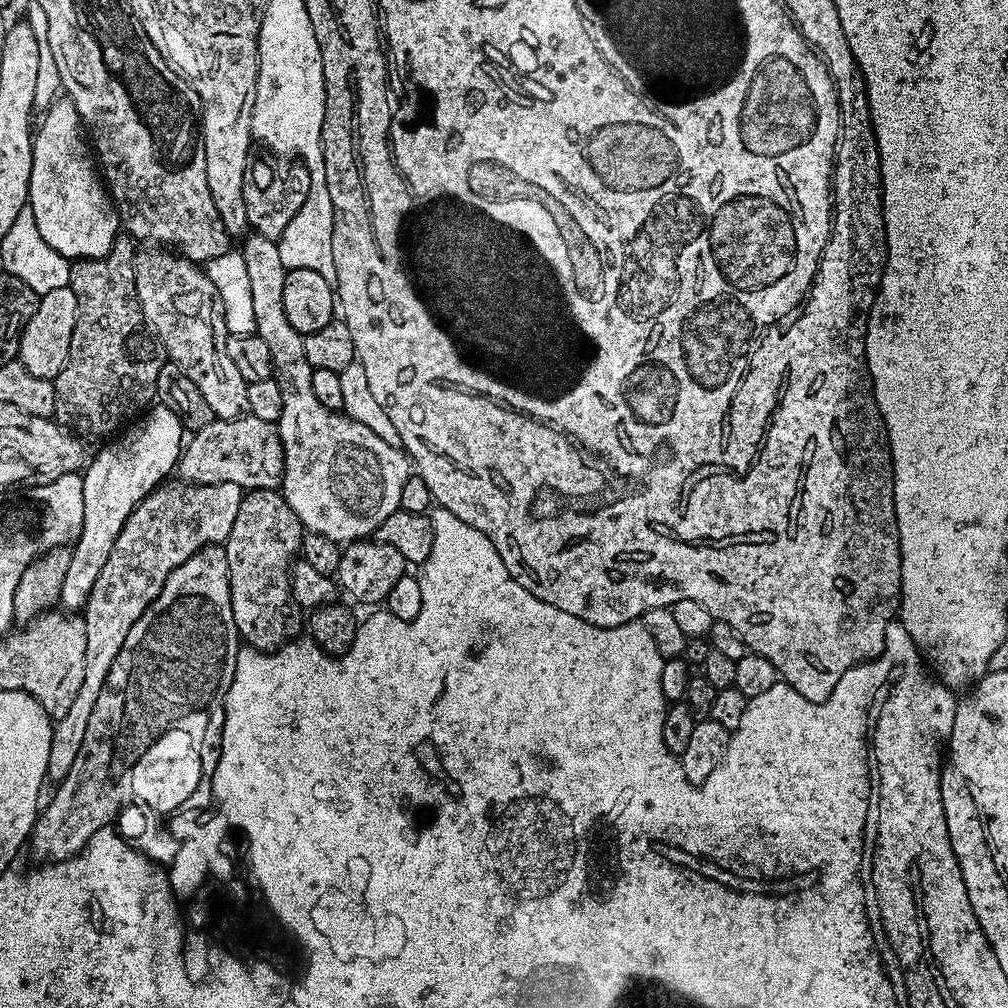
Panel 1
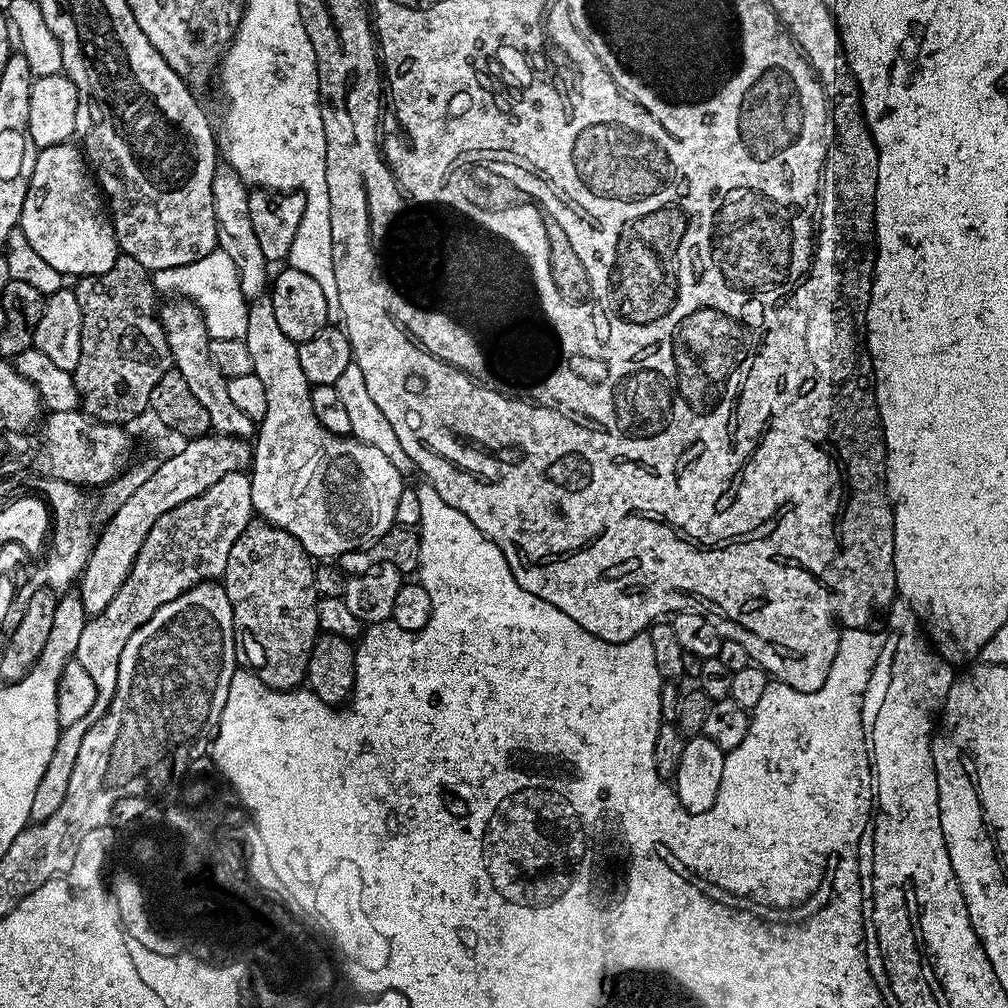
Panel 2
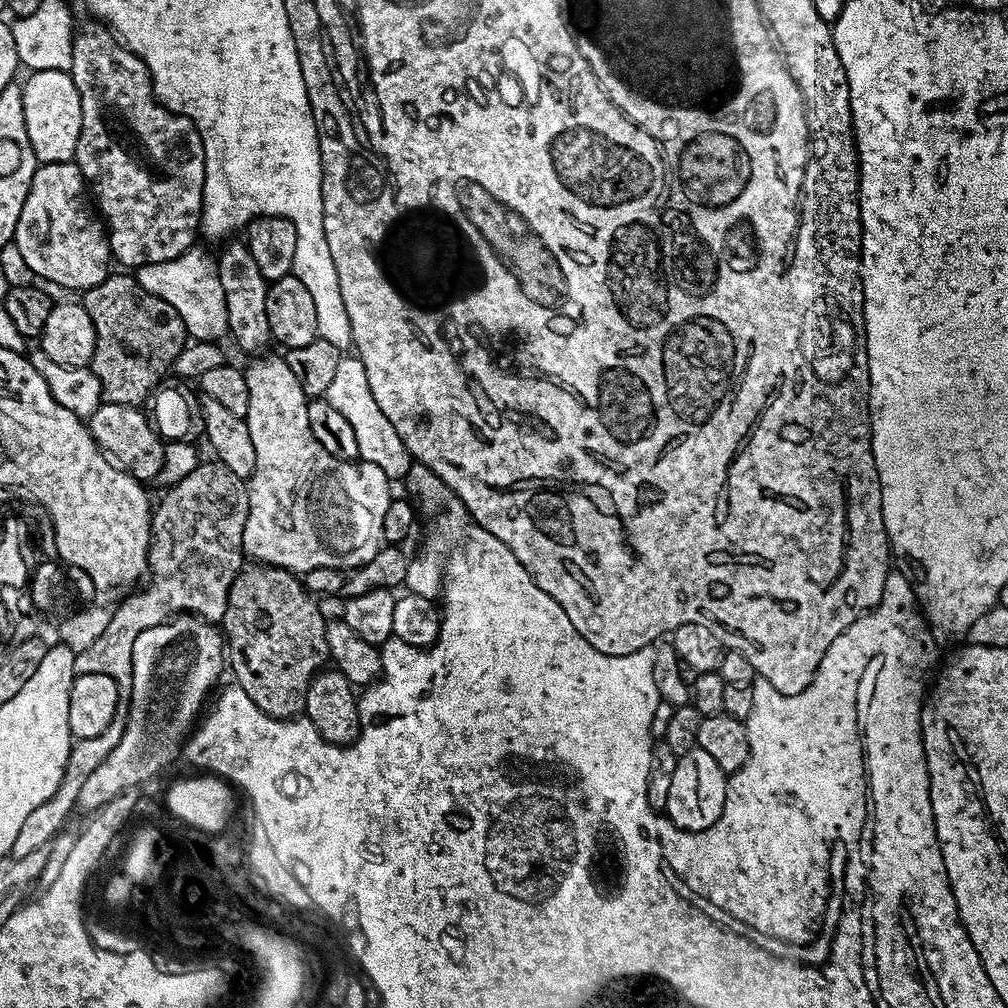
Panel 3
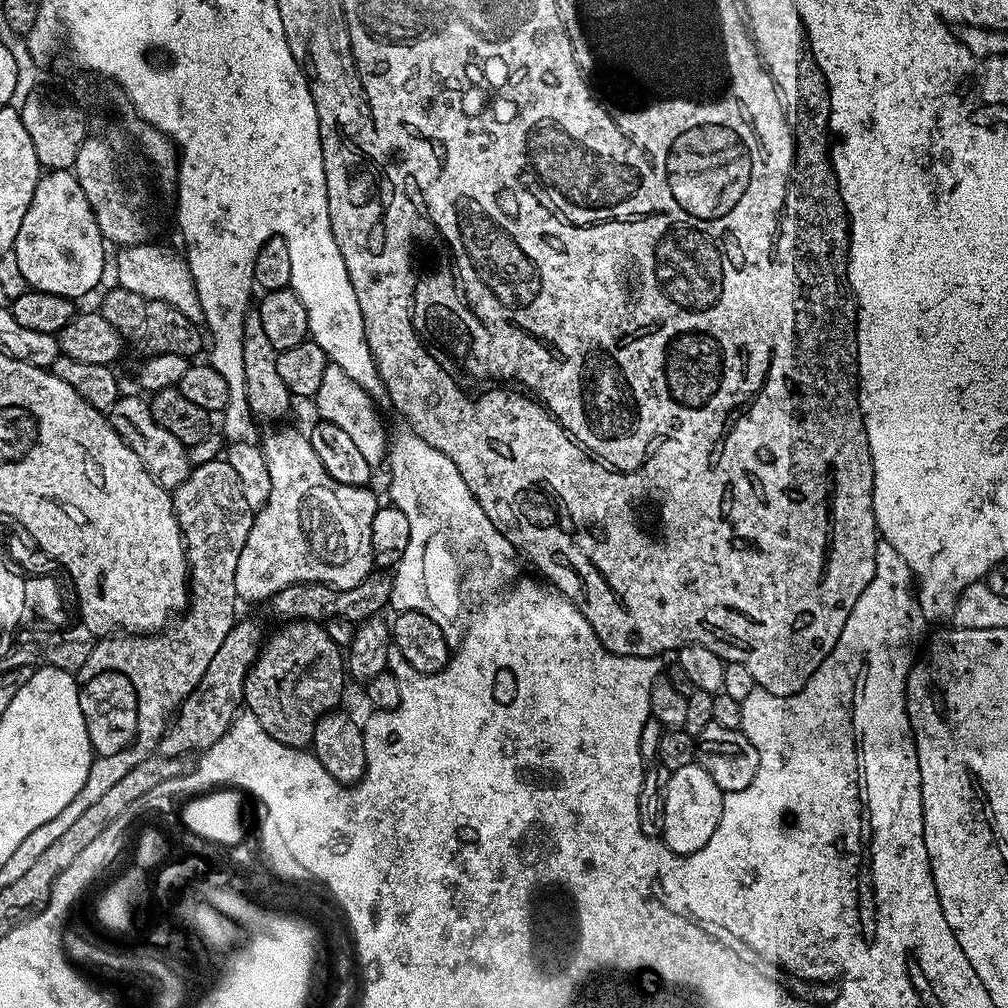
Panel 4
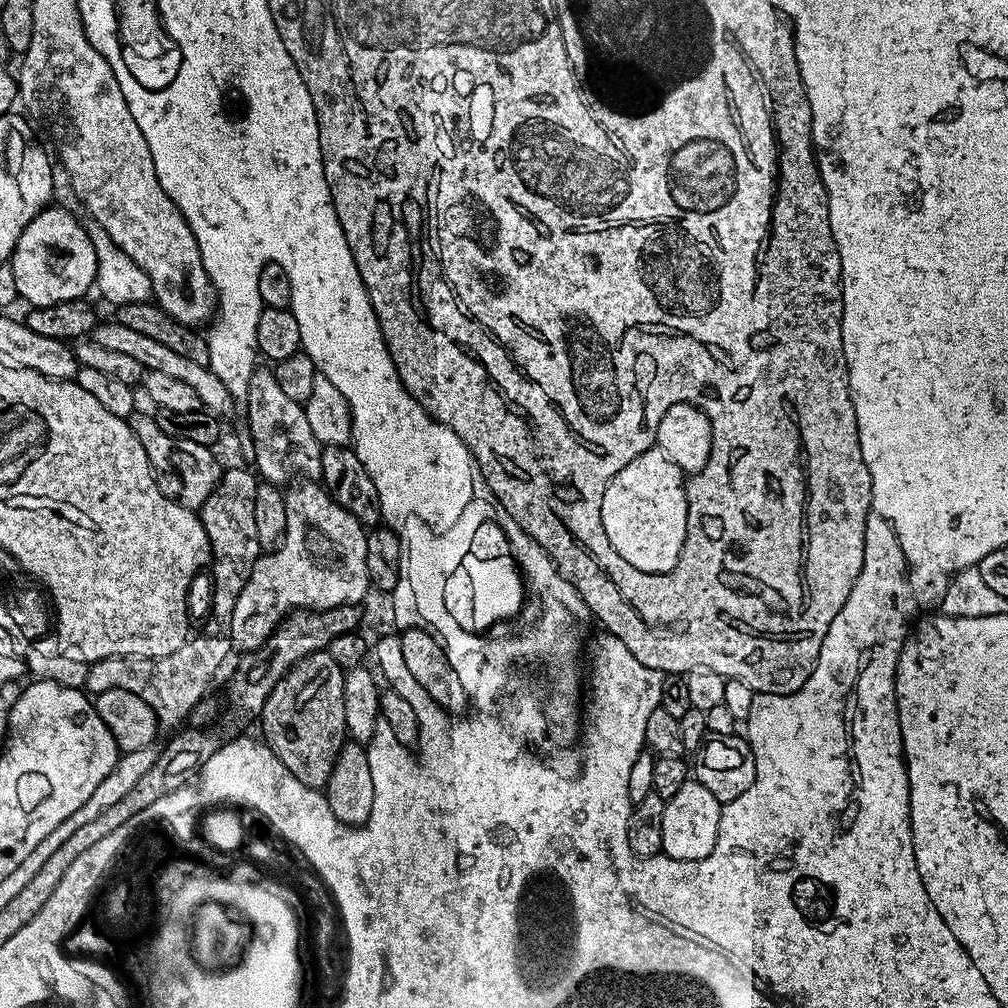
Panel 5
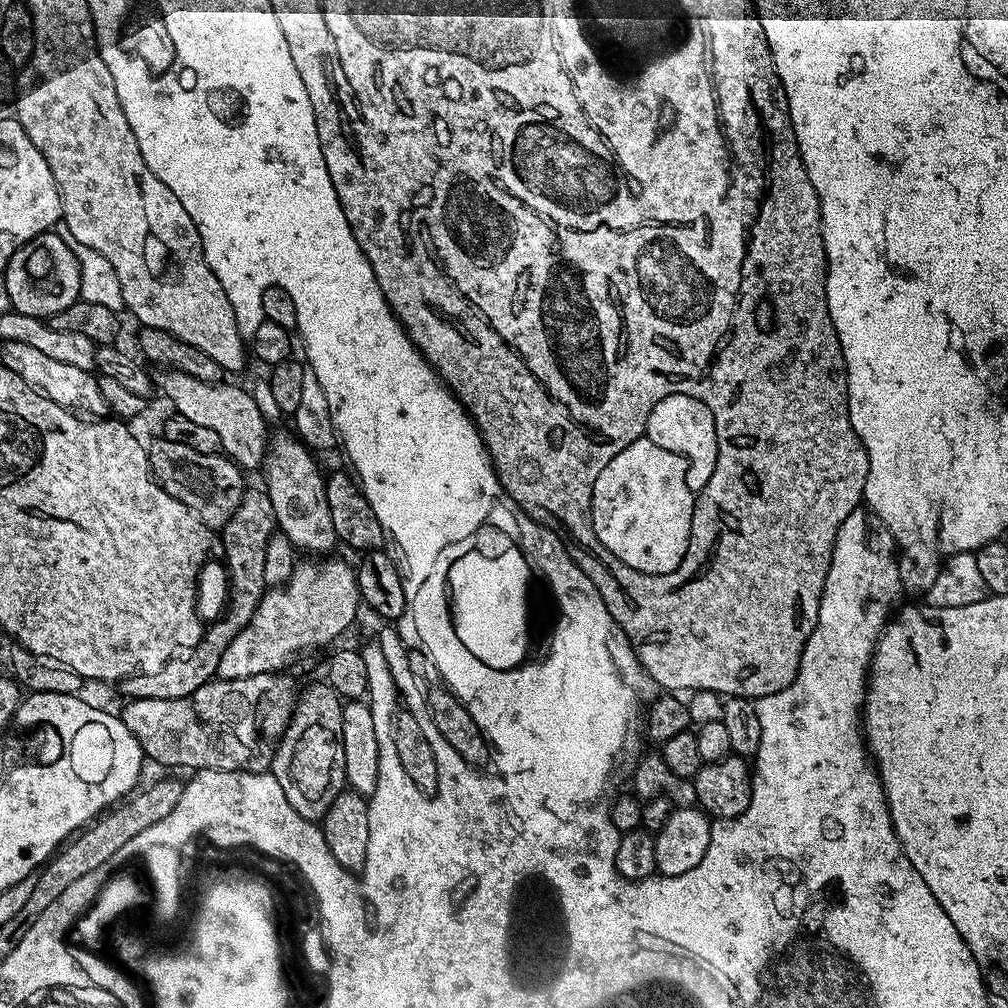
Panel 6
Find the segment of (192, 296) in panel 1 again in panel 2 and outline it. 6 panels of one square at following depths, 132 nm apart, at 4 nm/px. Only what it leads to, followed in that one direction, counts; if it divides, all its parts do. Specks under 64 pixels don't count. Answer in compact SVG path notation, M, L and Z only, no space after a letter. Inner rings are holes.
M187 302L164 303L159 305L158 315L160 325L164 327L166 342L170 346L175 371L180 372L182 378L186 378L194 398L198 398L198 402L202 402L202 406L206 406L206 414L210 414L212 423L211 431L222 436L251 437L254 432L254 421L246 418L246 414L242 414L242 410L238 410L238 406L234 406L234 402L230 402L229 380L216 369L210 358L206 322L195 307Z

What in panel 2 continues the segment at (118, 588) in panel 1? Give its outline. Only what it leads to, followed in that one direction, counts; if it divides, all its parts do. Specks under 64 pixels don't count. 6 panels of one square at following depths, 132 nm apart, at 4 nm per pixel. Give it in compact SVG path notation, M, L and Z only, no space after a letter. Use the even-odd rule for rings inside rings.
M243 471L218 478L210 490L198 498L190 498L190 502L182 502L182 506L174 506L174 510L162 514L162 518L150 526L150 534L146 534L146 542L142 542L142 550L138 550L138 558L134 558L134 566L126 582L122 582L122 590L114 594L110 606L106 606L102 614L91 617L85 623L82 638L78 638L78 650L74 658L94 681L94 706L86 718L61 731L54 746L54 754L50 754L50 766L46 766L46 774L42 774L38 790L34 790L34 802L30 805L33 821L50 818L58 811L58 806L62 806L62 798L66 798L66 789L70 787L70 774L74 774L78 750L82 747L82 738L91 730L95 721L103 718L116 693L118 662L122 662L122 650L126 650L130 634L150 622L158 606L174 602L178 594L198 583L212 582L223 577L226 558L230 558L230 546L238 542L242 530L246 530L253 519L252 477Z

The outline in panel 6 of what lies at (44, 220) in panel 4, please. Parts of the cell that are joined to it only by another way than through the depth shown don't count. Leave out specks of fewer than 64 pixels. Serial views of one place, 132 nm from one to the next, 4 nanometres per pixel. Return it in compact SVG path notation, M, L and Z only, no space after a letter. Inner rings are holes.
M49 230L30 238L30 242L23 244L3 269L2 278L6 282L11 311L20 312L23 316L47 318L66 310L66 306L80 299L80 258L73 245L58 233Z

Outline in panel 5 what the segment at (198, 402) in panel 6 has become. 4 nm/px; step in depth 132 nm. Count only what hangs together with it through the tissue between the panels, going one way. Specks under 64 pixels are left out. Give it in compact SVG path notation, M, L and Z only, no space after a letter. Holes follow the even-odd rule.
M115 322L97 323L90 338L106 350L115 350L117 354L126 354L129 358L136 359L148 372L161 372L170 374L170 378L182 378L182 382L186 382L186 386L190 386L194 394L198 394L201 405L207 411L221 418L227 418L231 414L234 401L230 390L222 386L222 378L218 378L218 374L214 374L207 364L190 362L190 358L182 358L182 354L170 350L170 346L162 346L162 342L154 342L154 338L146 338L146 334L138 334L138 330L130 330L130 326Z

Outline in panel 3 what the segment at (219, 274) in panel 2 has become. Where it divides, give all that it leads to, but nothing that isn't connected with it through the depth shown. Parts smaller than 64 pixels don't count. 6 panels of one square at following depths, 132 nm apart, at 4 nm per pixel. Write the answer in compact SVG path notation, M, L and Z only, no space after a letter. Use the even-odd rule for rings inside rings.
M200 247L187 248L181 256L170 258L166 262L142 266L135 269L134 275L142 290L162 298L162 302L170 302L170 306L178 310L192 340L216 342L221 339L219 336L228 336L226 294L222 290L222 282L216 269L217 257Z

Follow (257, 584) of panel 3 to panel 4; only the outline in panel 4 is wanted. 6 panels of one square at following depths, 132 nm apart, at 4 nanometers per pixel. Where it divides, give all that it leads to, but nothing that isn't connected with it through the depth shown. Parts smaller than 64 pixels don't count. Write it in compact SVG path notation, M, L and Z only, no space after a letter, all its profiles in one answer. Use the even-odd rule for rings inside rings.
M293 620L279 625L276 633L263 641L256 653L256 661L248 670L244 683L244 704L247 711L258 718L262 730L278 742L291 748L307 749L312 743L314 728L327 712L333 711L344 692L346 681L346 656L342 648L336 645L324 629L323 623L315 620Z

